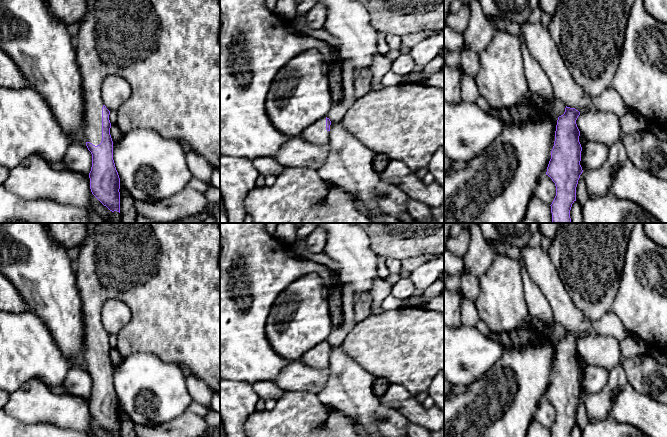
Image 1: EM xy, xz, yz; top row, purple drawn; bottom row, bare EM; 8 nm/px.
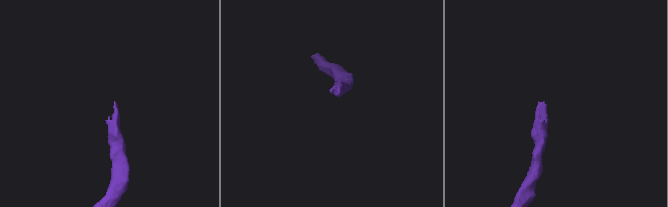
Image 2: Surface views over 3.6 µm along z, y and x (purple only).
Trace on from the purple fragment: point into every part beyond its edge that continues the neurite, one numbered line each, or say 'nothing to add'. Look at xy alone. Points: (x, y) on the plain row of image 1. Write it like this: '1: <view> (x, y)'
1: xy (168, 274)

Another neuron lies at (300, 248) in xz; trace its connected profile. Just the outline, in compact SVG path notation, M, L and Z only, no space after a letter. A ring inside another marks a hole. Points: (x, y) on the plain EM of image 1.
M305 238L296 239L293 242L293 250L296 255L325 265L329 269L336 270L339 267L339 264L329 258L325 253L311 253L306 245Z

